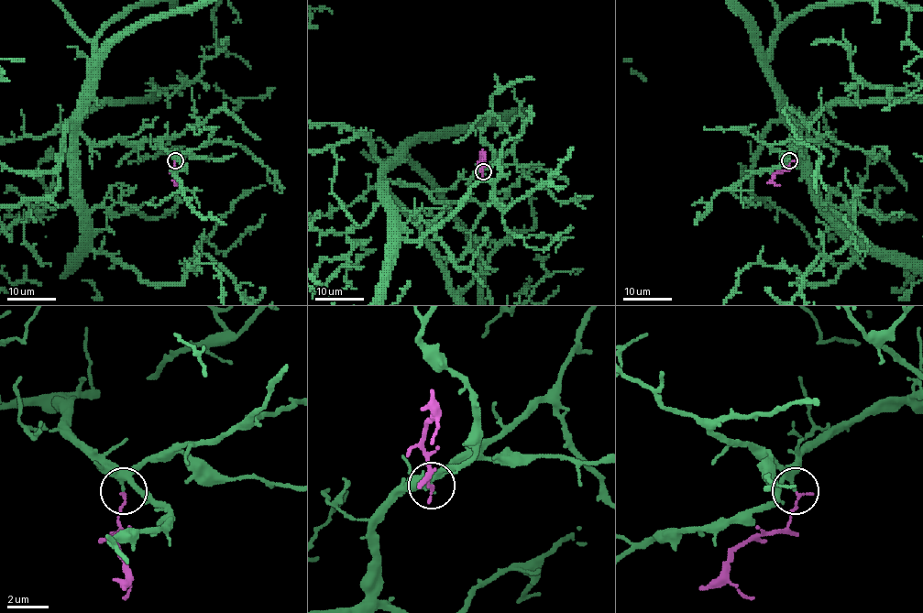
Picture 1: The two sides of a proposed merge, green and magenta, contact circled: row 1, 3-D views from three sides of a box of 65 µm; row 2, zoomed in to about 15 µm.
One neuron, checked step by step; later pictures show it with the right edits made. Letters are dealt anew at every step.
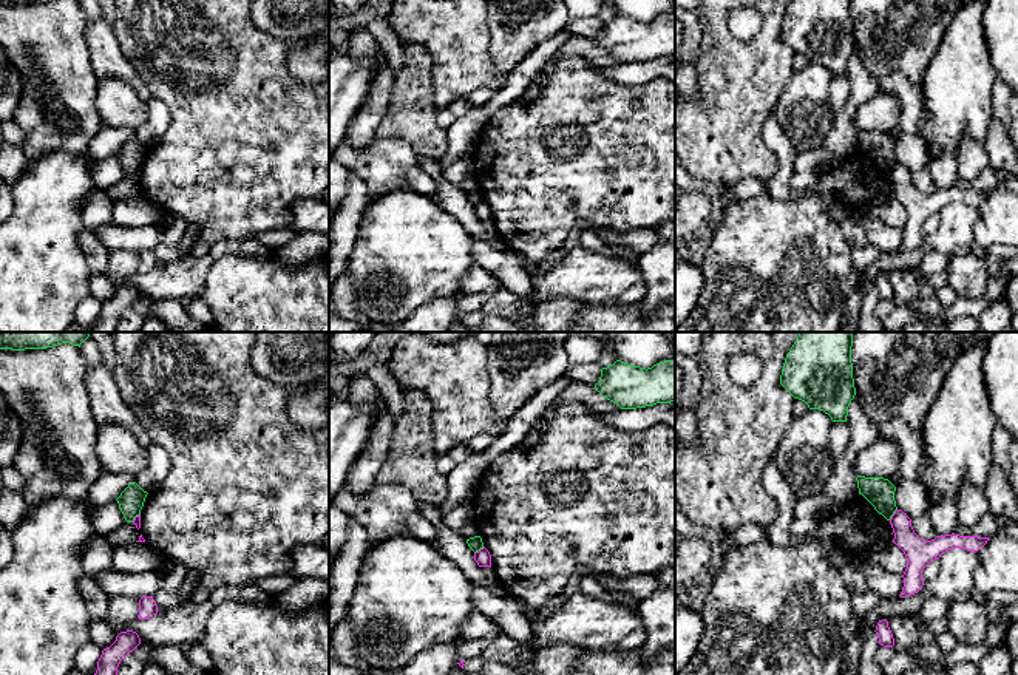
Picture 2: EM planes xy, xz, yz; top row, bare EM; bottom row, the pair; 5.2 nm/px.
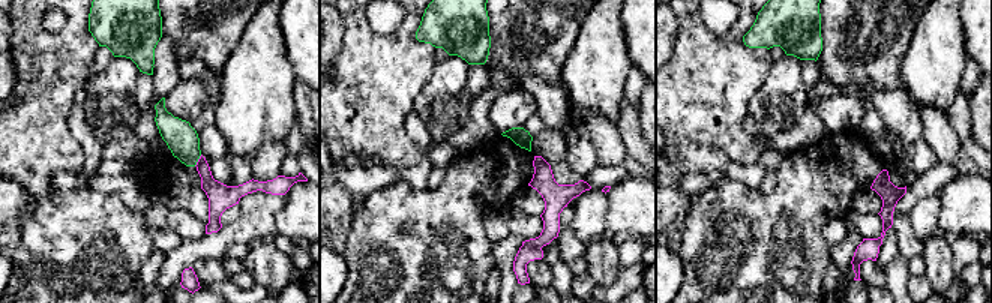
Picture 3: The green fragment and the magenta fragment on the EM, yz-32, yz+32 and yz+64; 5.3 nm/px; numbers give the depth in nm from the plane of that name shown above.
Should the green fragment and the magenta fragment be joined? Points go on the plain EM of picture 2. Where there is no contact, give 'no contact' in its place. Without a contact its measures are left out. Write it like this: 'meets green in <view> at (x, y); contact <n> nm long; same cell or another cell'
meets green in yz at (893, 167); contact 80 nm long; another cell

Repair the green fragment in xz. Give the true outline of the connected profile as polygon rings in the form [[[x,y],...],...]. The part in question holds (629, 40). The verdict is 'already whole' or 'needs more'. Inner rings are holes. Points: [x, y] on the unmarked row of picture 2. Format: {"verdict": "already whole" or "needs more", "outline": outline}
{"verdict": "already whole", "outline": [[[616,14],[601,23],[595,43],[621,63],[675,56],[675,14],[640,22]]]}

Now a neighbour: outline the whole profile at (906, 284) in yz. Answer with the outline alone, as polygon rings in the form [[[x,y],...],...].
[[[894,270],[888,275],[888,281],[894,292],[896,304],[910,304],[919,292],[919,273],[911,270]]]

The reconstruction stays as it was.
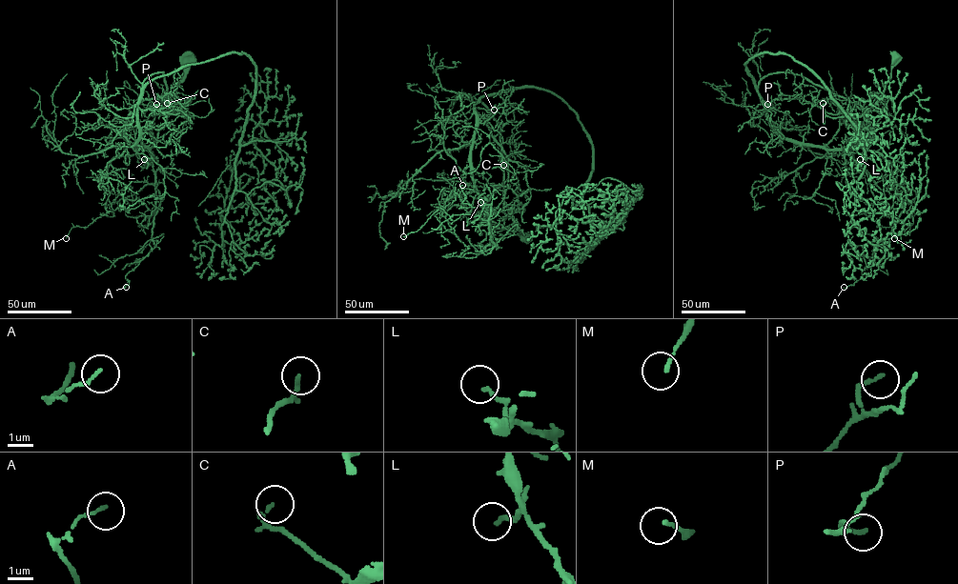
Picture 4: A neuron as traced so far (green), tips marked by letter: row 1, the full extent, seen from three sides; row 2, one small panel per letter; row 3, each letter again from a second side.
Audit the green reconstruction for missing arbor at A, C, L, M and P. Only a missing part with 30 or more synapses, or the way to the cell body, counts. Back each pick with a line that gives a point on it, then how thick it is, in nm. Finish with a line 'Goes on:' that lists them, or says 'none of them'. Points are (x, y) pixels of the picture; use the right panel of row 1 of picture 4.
Goes on: none of them

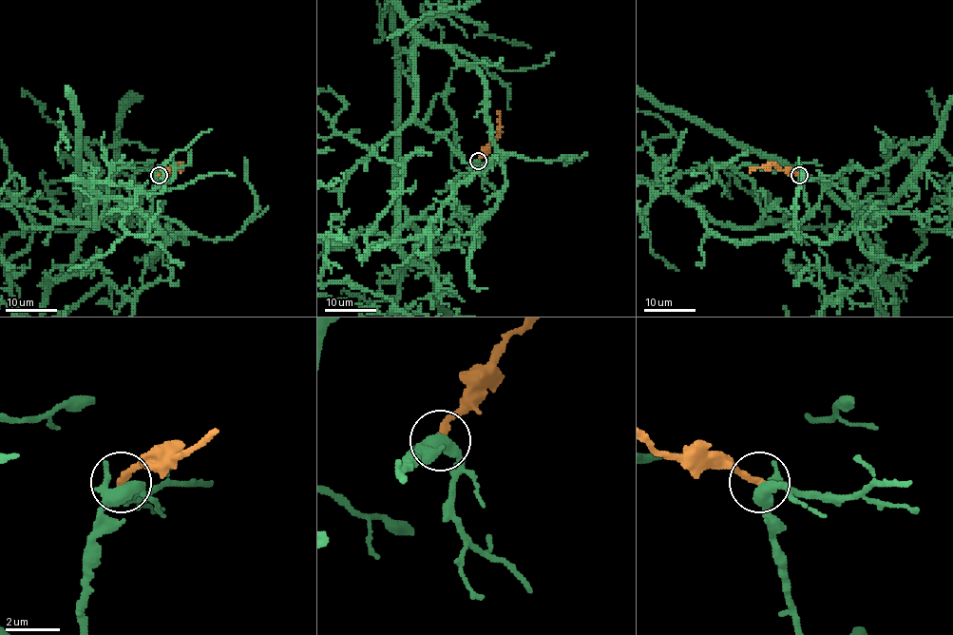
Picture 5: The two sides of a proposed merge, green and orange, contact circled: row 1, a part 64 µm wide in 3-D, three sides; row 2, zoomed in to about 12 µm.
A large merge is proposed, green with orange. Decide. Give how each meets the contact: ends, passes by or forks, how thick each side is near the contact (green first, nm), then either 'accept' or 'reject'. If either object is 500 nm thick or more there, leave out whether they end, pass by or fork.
green forks | orange ends | 380/280 nm | reject

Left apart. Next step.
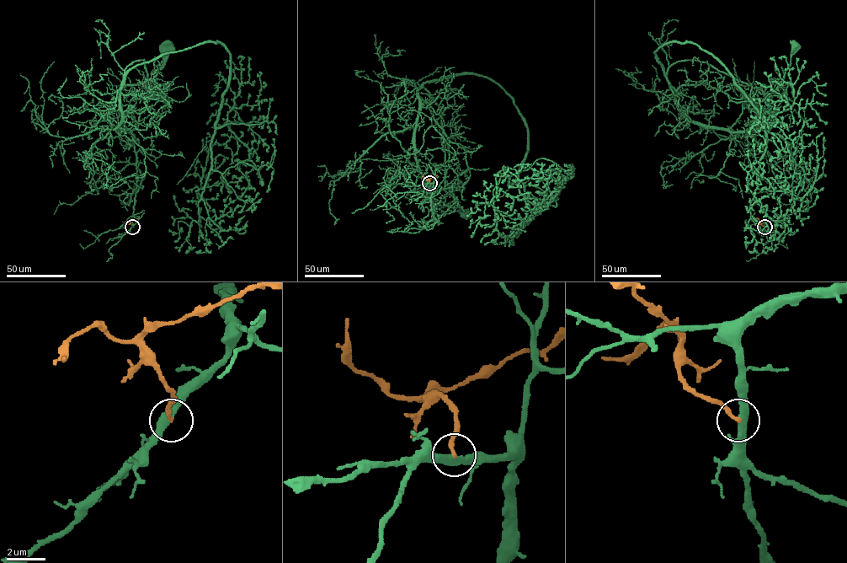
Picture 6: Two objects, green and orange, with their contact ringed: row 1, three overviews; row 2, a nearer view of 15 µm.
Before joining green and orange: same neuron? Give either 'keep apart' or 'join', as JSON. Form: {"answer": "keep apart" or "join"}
{"answer": "keep apart"}

